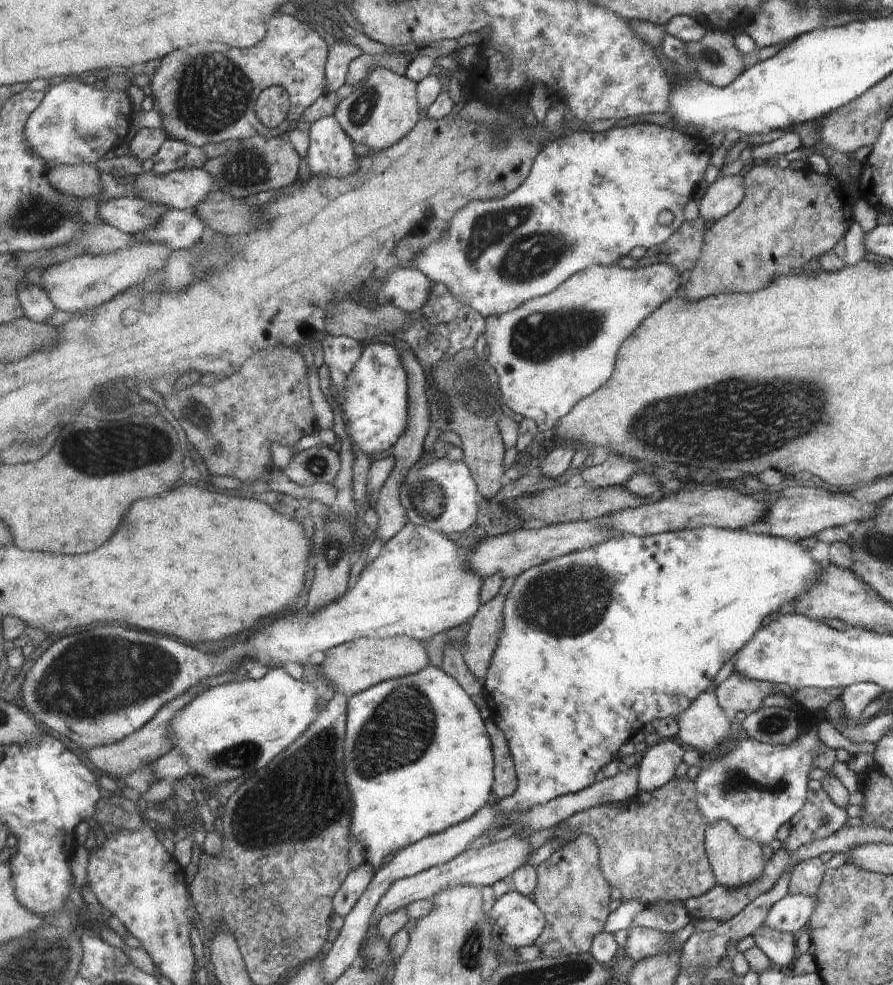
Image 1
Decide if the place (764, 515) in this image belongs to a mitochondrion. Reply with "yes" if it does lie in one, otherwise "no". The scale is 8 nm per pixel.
no

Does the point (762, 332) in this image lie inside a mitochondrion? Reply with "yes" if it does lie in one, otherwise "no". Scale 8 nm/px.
no

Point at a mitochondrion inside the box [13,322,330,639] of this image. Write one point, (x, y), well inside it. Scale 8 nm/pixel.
(108, 449)

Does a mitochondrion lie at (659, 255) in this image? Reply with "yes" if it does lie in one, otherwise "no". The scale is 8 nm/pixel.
no

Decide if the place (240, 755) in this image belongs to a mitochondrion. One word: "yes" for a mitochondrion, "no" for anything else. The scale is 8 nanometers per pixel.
yes

